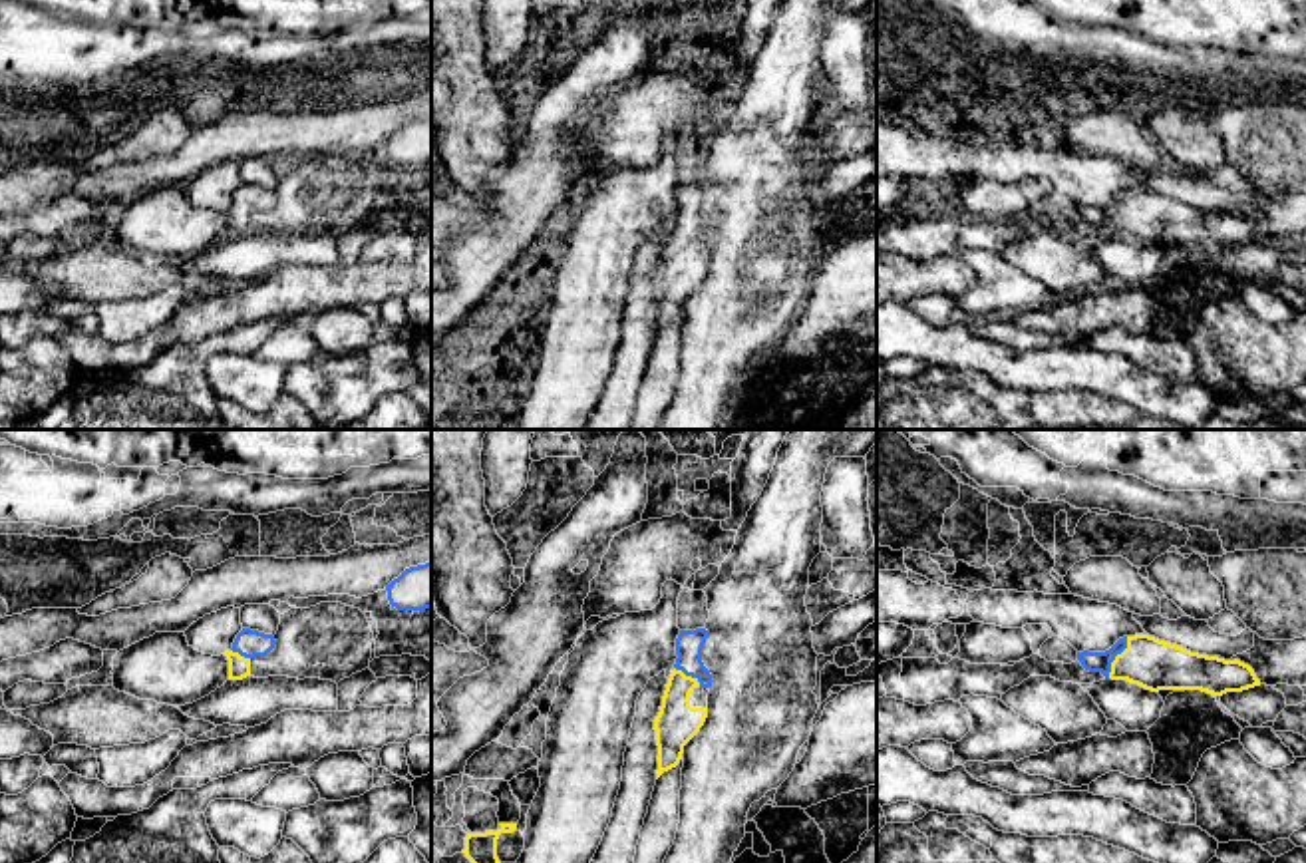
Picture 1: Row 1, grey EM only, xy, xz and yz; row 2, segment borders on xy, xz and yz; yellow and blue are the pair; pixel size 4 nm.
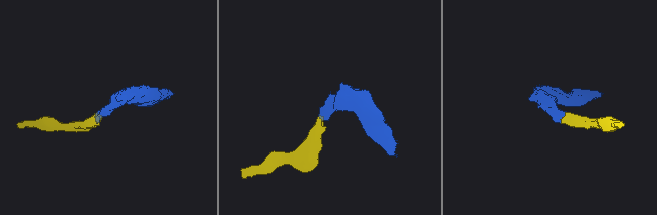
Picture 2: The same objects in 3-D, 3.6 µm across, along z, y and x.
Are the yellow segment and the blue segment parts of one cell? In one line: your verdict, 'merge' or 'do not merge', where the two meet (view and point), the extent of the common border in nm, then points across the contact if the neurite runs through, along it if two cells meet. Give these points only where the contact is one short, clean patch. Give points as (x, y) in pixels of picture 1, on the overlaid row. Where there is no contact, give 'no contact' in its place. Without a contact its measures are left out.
merge; contact yz (1116, 657); length 190 nm; way yz (1149, 663), (1116, 657), (1090, 661)

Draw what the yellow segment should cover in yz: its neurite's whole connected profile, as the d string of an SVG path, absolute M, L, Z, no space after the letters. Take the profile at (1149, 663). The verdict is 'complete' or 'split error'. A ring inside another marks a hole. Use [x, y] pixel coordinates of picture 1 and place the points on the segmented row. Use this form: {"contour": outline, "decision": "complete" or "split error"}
{"contour": "M1149 634L1119 638L1105 652L1077 652L1089 672L1127 680L1145 690L1201 690L1213 696L1260 686L1254 670L1240 660L1191 652Z", "decision": "split error"}

